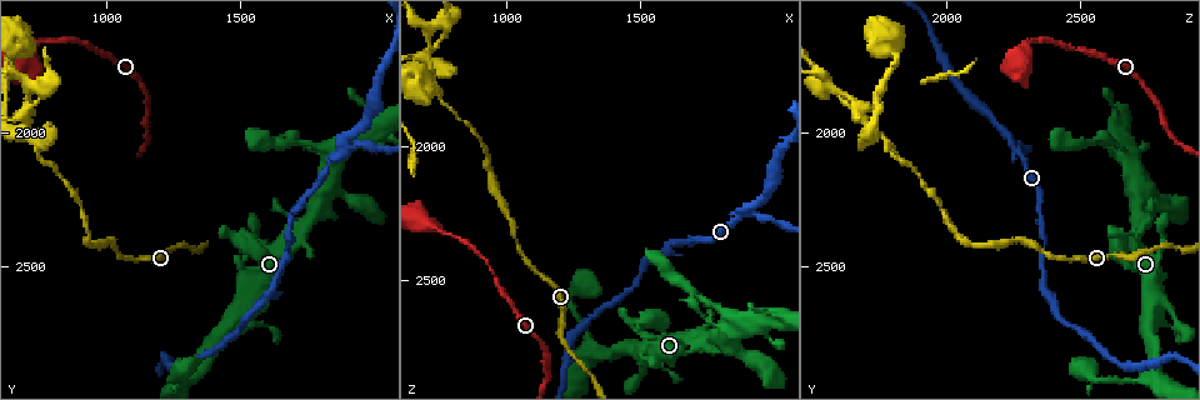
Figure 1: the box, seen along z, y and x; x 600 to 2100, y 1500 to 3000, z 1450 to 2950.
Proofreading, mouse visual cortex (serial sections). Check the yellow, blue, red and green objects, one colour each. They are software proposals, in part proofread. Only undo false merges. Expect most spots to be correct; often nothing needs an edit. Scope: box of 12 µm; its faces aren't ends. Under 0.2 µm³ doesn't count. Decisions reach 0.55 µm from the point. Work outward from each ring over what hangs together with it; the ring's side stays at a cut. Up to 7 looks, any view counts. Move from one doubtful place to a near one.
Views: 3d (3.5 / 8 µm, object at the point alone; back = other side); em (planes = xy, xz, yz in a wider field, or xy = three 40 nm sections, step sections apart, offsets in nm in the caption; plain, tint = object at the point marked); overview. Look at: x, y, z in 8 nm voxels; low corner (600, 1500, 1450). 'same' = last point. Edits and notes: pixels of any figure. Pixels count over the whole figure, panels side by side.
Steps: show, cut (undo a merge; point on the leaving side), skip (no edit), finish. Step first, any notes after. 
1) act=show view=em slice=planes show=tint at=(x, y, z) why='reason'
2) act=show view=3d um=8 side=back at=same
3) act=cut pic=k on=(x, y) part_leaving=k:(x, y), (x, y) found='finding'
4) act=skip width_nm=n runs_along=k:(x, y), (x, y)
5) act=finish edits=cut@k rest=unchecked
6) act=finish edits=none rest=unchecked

act=show view=3d um=3.5 at=(710, 1840, 1570) why='branch point'

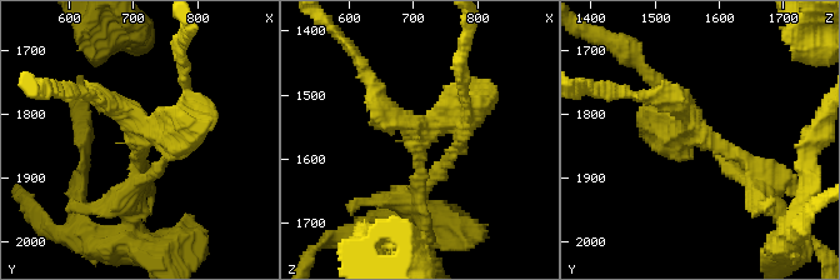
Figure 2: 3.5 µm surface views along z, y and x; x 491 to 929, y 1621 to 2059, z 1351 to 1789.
act=show view=em slice=xy step=1 show=tint at=(715, 1825, 1570) arms=3 arm_widths_nm=200,250,450

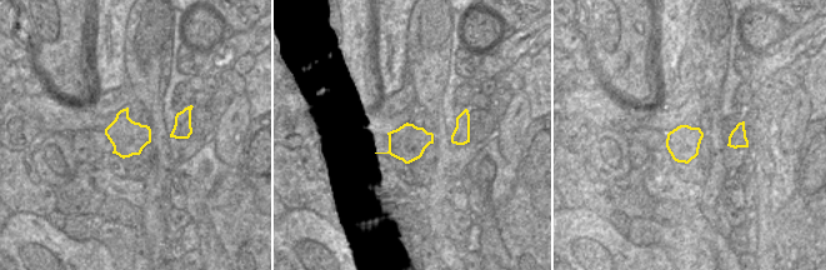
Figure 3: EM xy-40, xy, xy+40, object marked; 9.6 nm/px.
act=cut pic=2 on=(155, 236) part_leaving=2:(159, 261), (151, 246), (105, 246) found='a second cell is stuck on'

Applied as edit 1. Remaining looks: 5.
act=show view=3d um=3.5 at=(1260, 2920, 2540) why='sharp bend'

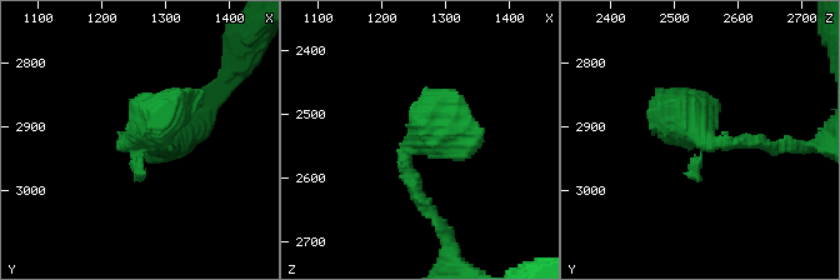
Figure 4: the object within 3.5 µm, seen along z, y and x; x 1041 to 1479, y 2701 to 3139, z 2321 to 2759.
act=show view=em slice=xy step=2 show=tint at=(1250, 2920, 2545)

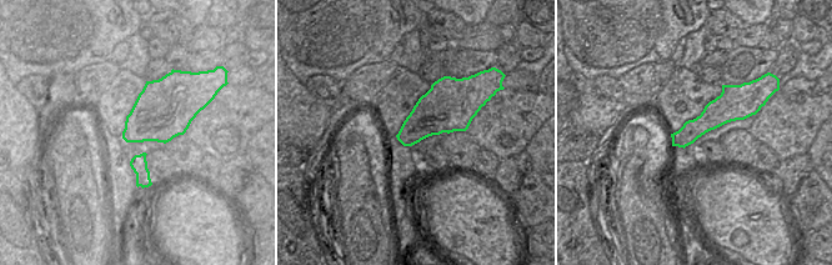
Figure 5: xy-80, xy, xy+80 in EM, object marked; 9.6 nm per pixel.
act=skip width_nm=400 runs_along=5:(746, 113), (716, 113), (675, 143) found='one cell here'

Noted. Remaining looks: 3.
act=show view=3d um=8 at=(1880, 2040, 2260) why='three arms meet'

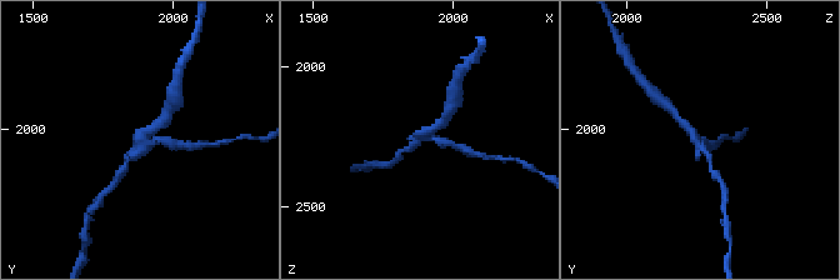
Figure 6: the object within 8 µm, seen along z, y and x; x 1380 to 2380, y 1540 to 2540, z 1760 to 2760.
act=show view=em slice=xy step=2 show=tint at=(1890, 2040, 2260) why='need the tissue'

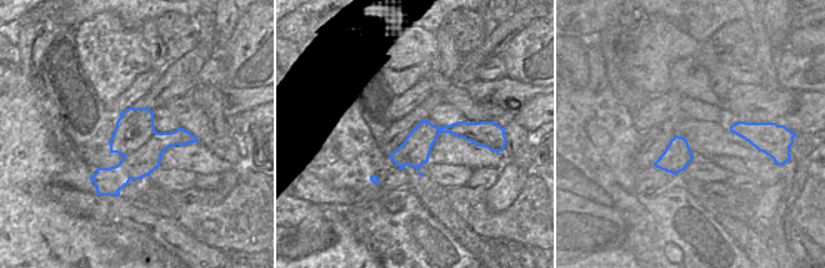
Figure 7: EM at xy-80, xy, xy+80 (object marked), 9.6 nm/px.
act=cut pic=6 on=(171, 143) part_leaving=6:(151, 140), (200, 144) found='a second cell is stuck on'

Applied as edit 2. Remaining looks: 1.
act=finish edits=cut@2,cut@6 rest=unchecked

